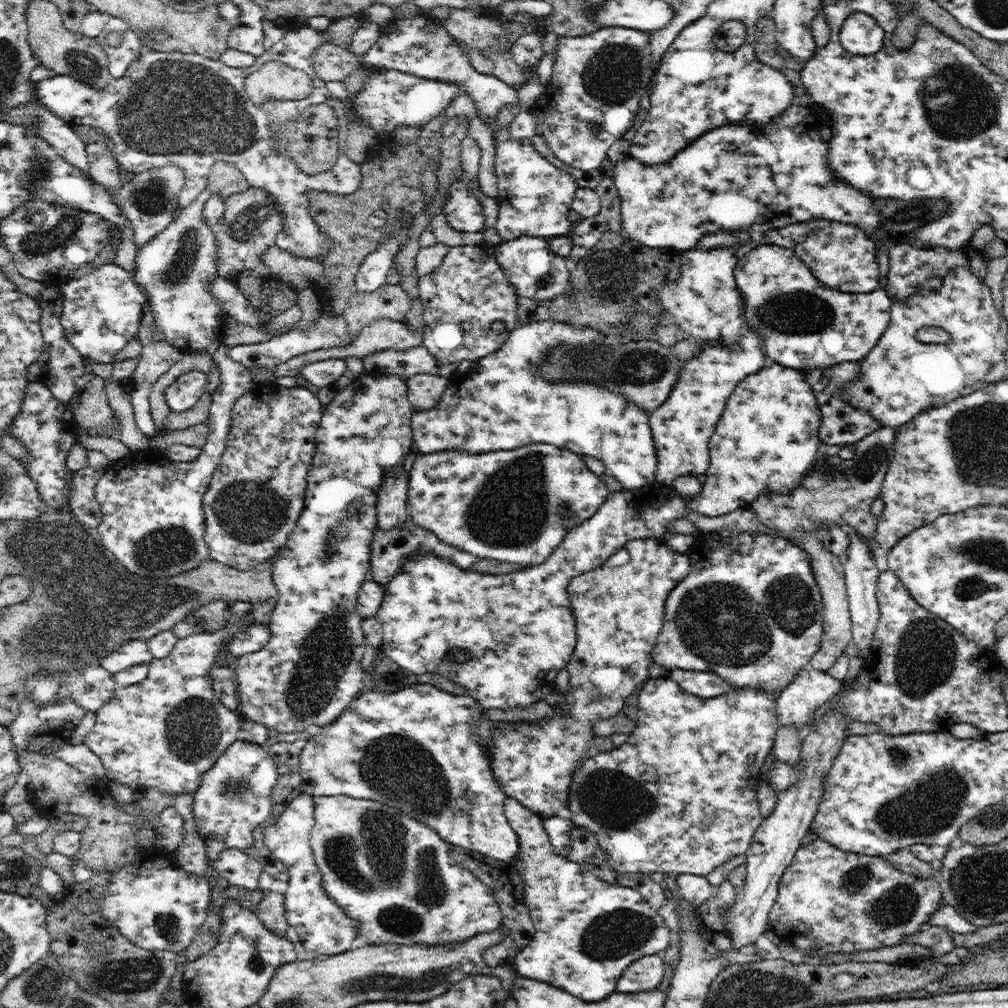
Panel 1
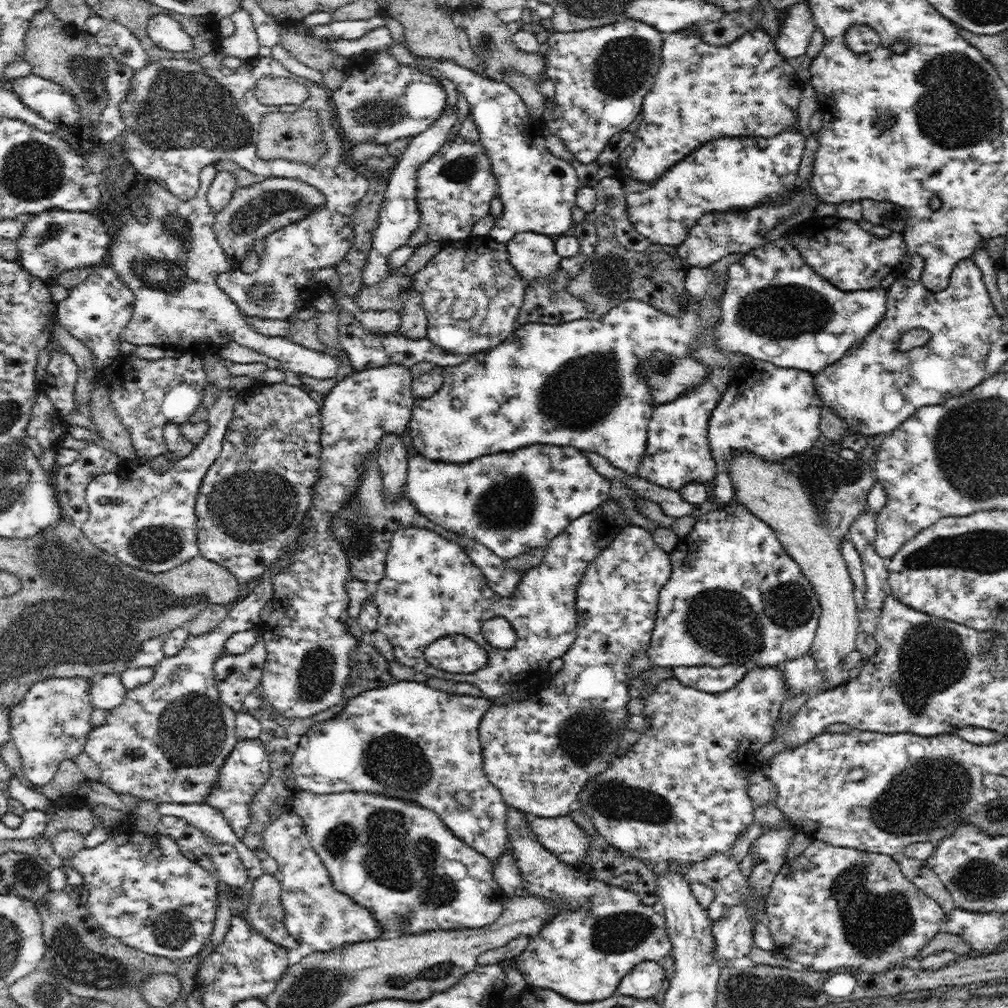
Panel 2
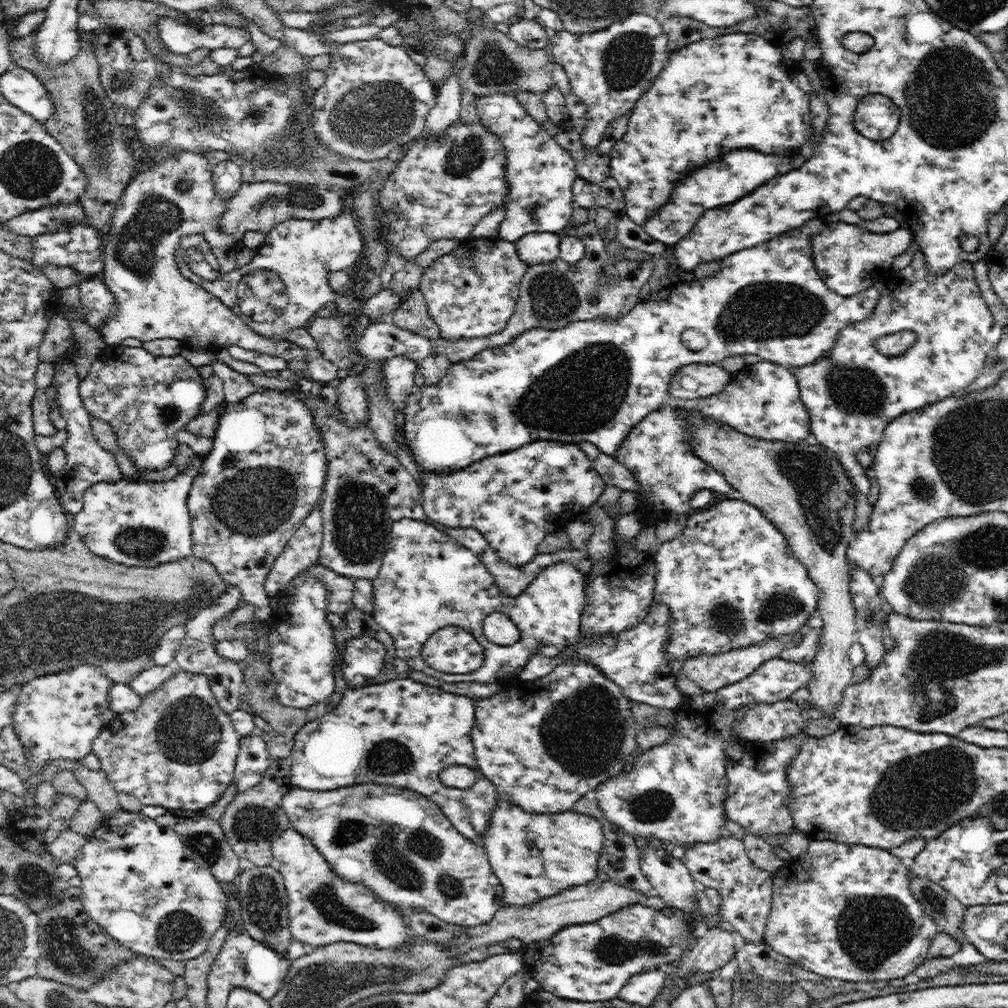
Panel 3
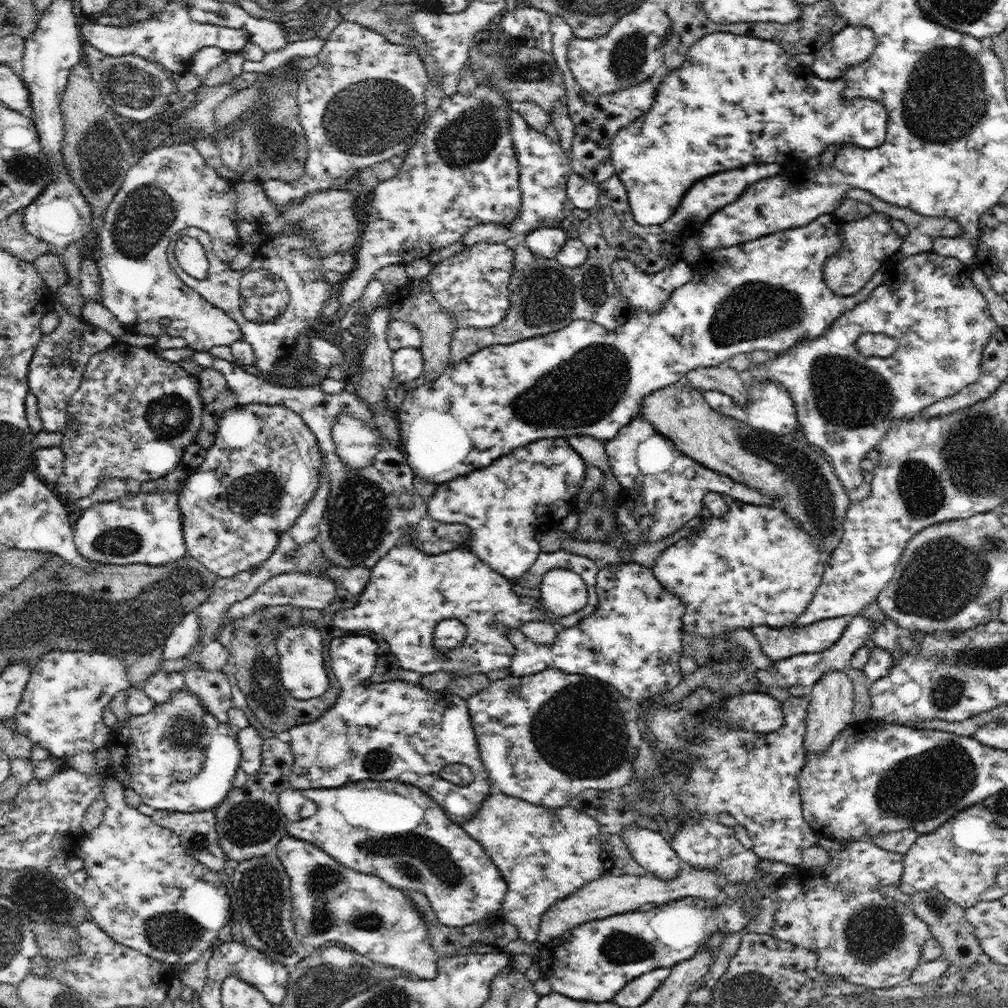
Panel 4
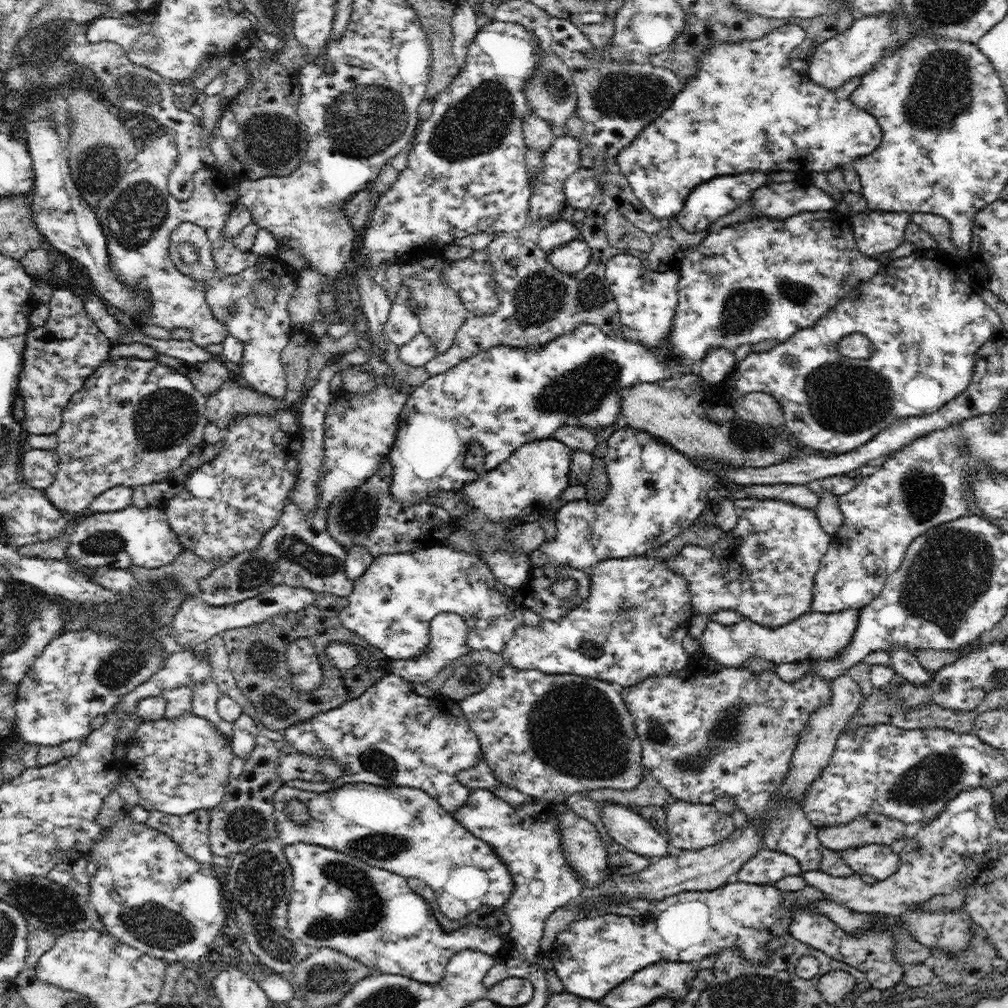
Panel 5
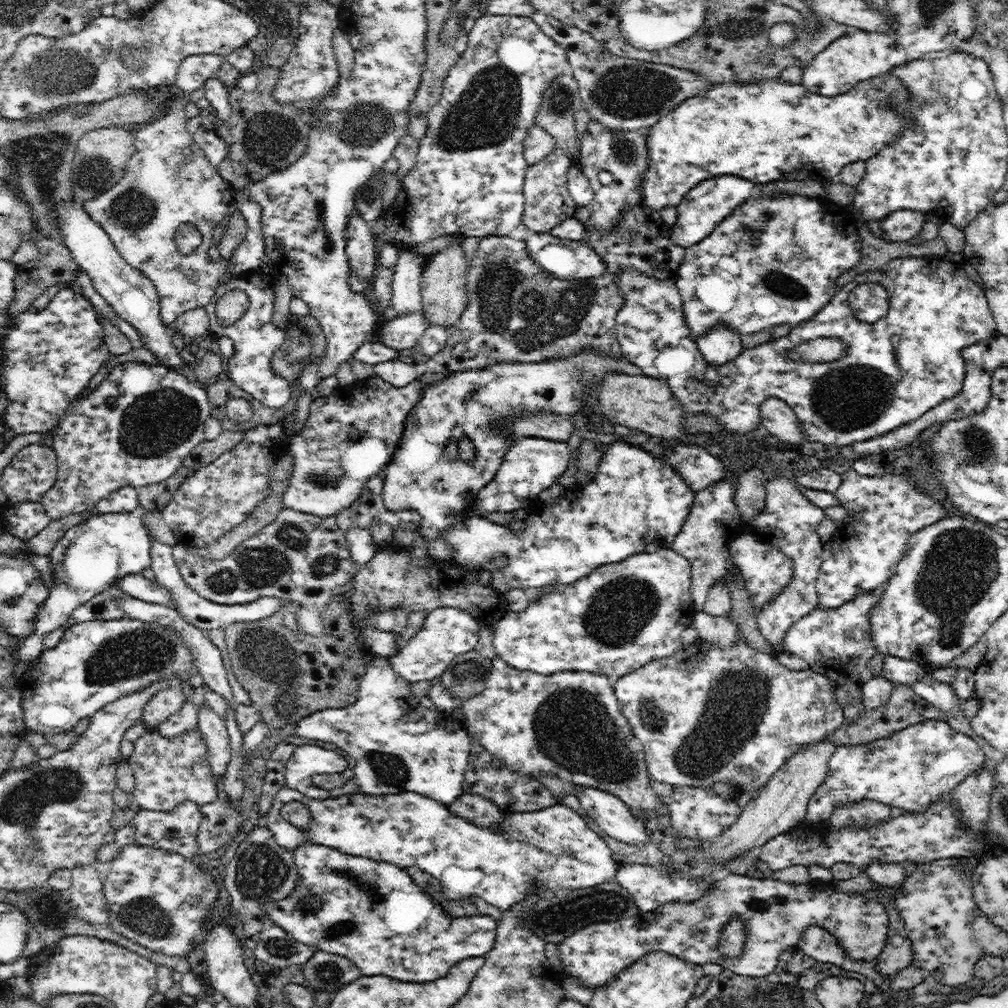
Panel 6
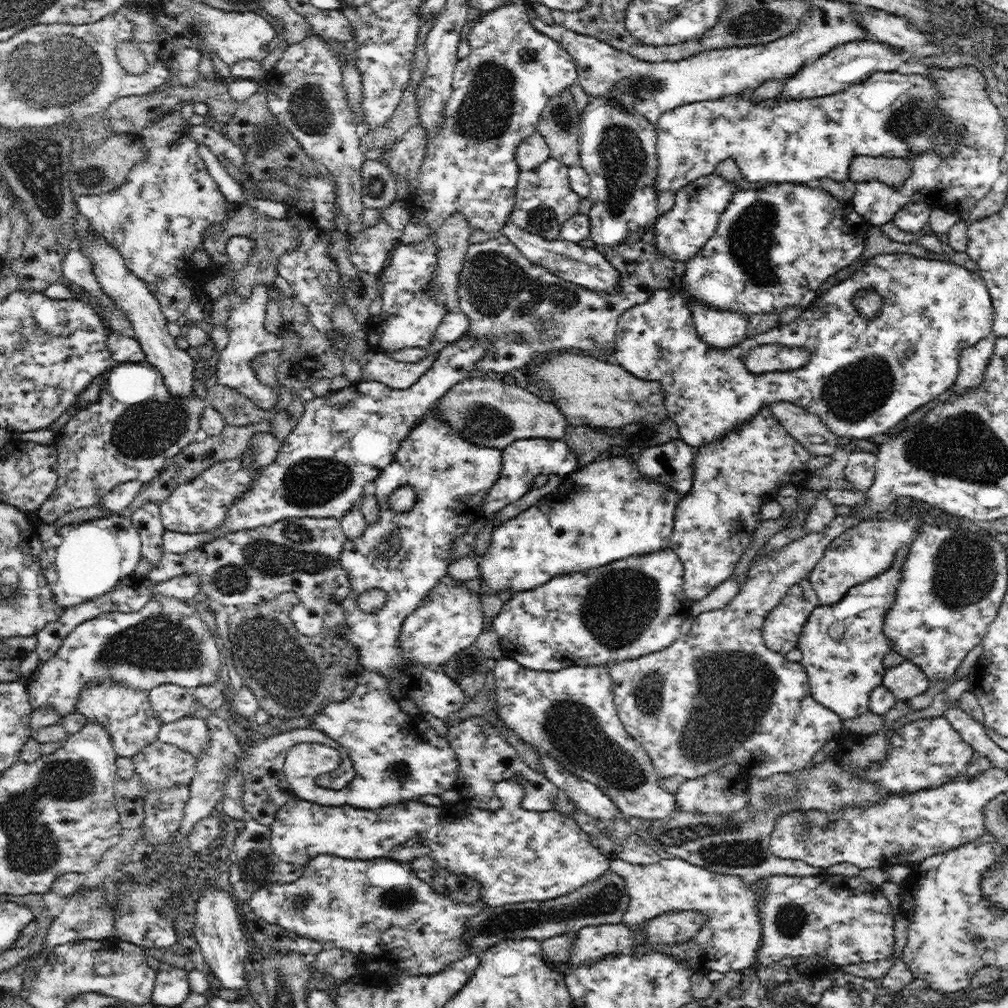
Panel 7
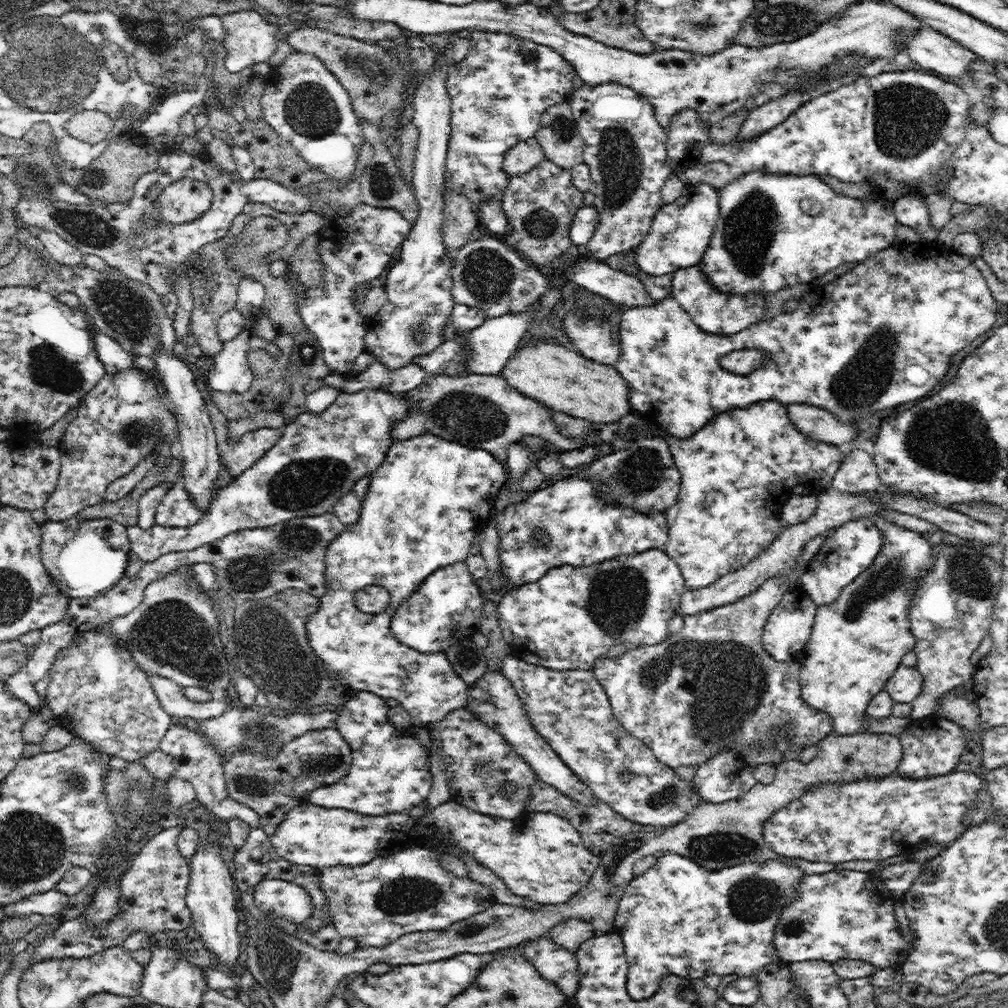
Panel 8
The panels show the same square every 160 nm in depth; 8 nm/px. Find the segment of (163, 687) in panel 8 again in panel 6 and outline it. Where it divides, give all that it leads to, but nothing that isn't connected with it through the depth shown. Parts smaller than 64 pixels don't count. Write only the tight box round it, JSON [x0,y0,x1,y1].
[143,687,186,730]

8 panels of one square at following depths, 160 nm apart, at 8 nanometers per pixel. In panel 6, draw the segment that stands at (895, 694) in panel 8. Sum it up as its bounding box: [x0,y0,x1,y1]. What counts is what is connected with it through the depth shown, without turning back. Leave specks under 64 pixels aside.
[881,655,928,689]

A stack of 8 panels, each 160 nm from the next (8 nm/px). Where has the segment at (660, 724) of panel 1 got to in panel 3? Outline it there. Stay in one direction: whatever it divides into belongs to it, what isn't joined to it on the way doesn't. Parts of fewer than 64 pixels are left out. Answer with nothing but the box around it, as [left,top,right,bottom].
[595,657,812,848]

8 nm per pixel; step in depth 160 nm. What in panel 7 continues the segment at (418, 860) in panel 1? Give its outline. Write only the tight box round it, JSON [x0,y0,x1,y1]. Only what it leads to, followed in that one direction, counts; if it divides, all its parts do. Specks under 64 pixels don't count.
[270,780,610,908]

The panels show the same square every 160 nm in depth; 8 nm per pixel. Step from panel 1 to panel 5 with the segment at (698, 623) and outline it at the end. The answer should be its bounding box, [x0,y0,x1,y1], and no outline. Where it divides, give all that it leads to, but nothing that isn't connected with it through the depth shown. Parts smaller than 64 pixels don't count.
[668,496,835,628]

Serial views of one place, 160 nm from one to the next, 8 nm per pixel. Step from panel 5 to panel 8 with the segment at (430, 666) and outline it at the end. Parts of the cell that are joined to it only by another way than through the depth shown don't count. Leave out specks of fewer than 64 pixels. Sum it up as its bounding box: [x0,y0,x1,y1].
[390,560,484,655]

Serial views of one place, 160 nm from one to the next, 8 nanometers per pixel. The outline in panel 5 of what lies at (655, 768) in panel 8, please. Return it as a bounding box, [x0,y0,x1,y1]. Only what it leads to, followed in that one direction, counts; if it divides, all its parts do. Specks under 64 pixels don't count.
[456,664,644,803]

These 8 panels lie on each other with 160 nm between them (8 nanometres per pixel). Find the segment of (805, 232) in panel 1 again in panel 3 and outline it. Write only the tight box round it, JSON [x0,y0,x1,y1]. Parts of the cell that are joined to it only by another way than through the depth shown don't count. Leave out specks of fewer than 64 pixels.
[811,222,912,297]

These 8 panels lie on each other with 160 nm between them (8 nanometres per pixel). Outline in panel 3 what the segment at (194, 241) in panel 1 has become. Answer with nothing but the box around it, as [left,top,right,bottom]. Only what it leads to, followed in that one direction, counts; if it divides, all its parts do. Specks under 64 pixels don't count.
[100,151,343,386]

